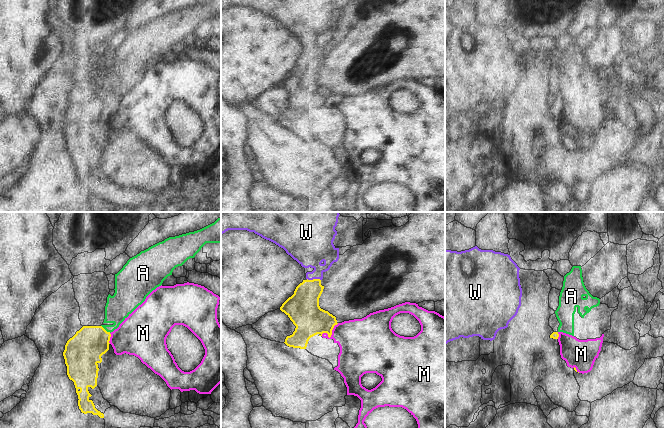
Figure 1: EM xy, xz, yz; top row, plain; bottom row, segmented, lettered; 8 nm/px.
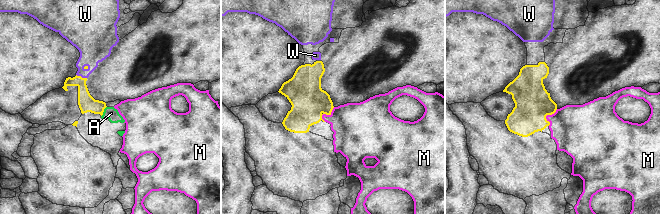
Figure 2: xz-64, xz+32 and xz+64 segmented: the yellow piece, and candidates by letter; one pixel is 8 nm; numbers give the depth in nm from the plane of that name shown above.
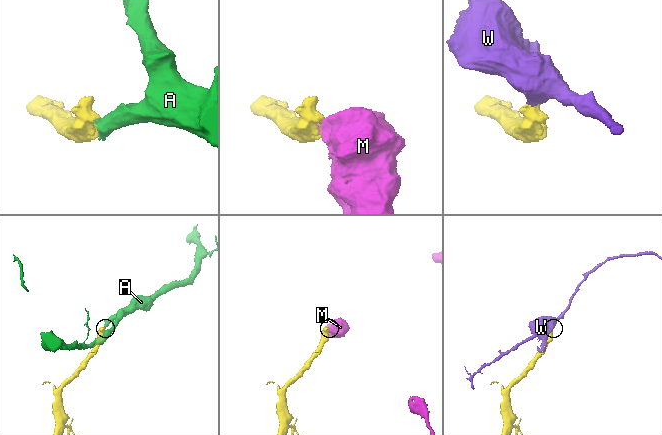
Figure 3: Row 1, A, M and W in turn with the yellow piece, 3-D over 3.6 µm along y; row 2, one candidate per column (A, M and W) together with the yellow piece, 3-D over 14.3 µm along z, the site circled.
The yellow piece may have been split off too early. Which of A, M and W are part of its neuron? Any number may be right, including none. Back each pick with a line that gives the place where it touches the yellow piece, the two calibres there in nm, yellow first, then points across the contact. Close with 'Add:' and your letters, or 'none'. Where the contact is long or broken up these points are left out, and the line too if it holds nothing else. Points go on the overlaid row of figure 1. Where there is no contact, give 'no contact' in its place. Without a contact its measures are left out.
A: contact xy (105, 330); calibres 300 and 200 nm; way xy (83, 351), (105, 330), (117, 322), (118, 307)
Add: A

